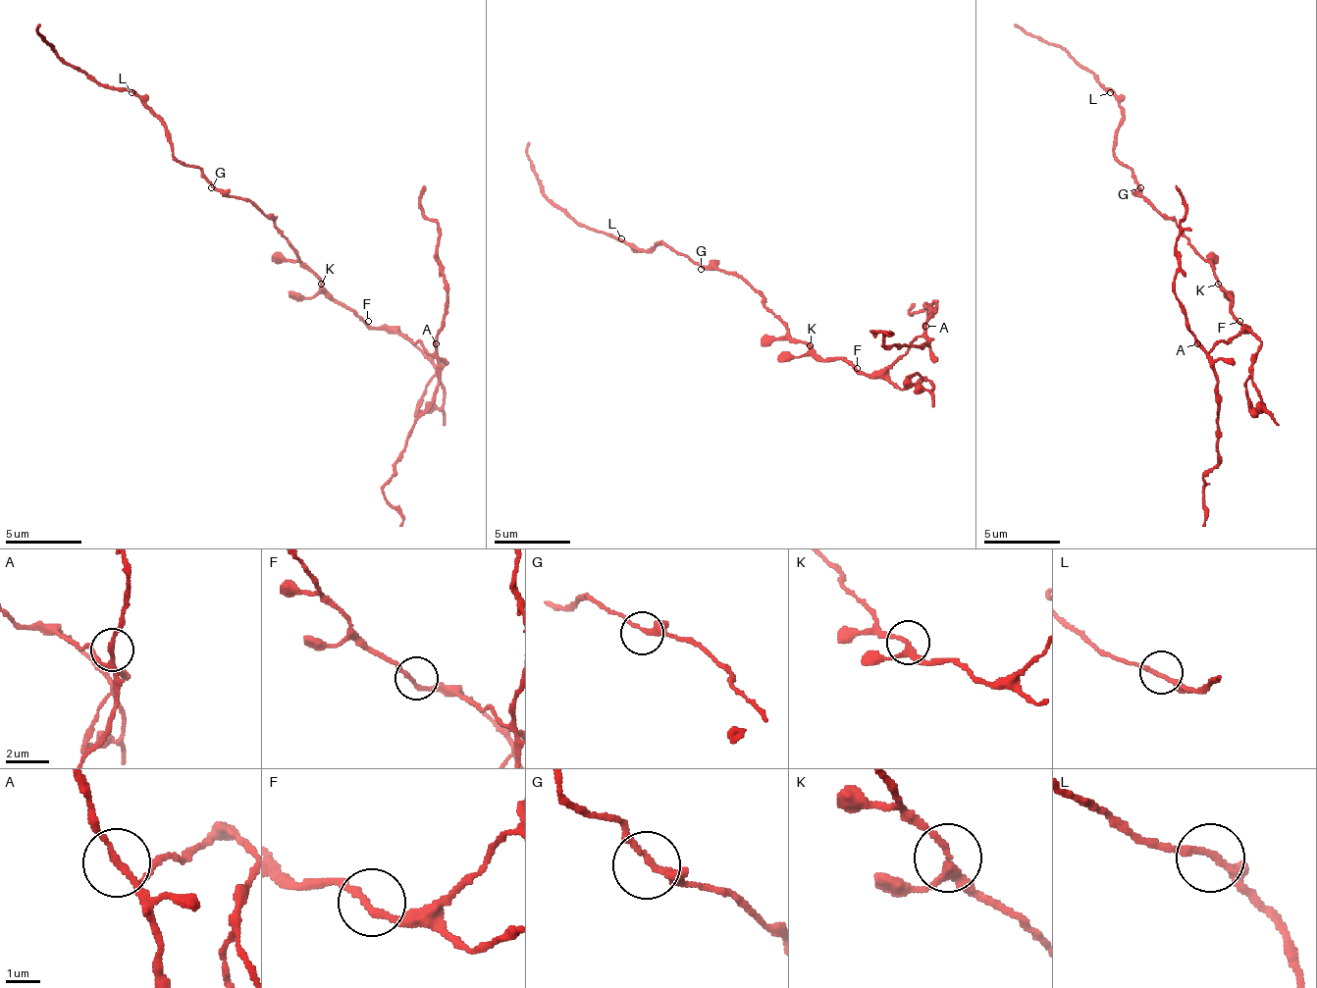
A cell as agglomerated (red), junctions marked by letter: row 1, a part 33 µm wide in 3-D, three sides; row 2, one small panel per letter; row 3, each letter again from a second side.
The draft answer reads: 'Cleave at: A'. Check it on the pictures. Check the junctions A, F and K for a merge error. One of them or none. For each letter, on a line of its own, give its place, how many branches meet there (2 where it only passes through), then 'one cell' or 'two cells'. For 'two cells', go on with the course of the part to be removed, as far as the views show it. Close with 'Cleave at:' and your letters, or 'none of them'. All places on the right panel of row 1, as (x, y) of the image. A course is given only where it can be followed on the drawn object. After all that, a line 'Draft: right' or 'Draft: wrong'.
A: place (1197, 343); branches 3; one cell
F: place (1239, 321); branches 2; one cell
K: place (1218, 284); branches 3; one cell
Cleave at: none of them
Draft: wrong

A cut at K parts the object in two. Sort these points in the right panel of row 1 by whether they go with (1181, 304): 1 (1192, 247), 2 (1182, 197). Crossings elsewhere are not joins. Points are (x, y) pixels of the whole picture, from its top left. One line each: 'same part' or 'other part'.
1: other part
2: same part

